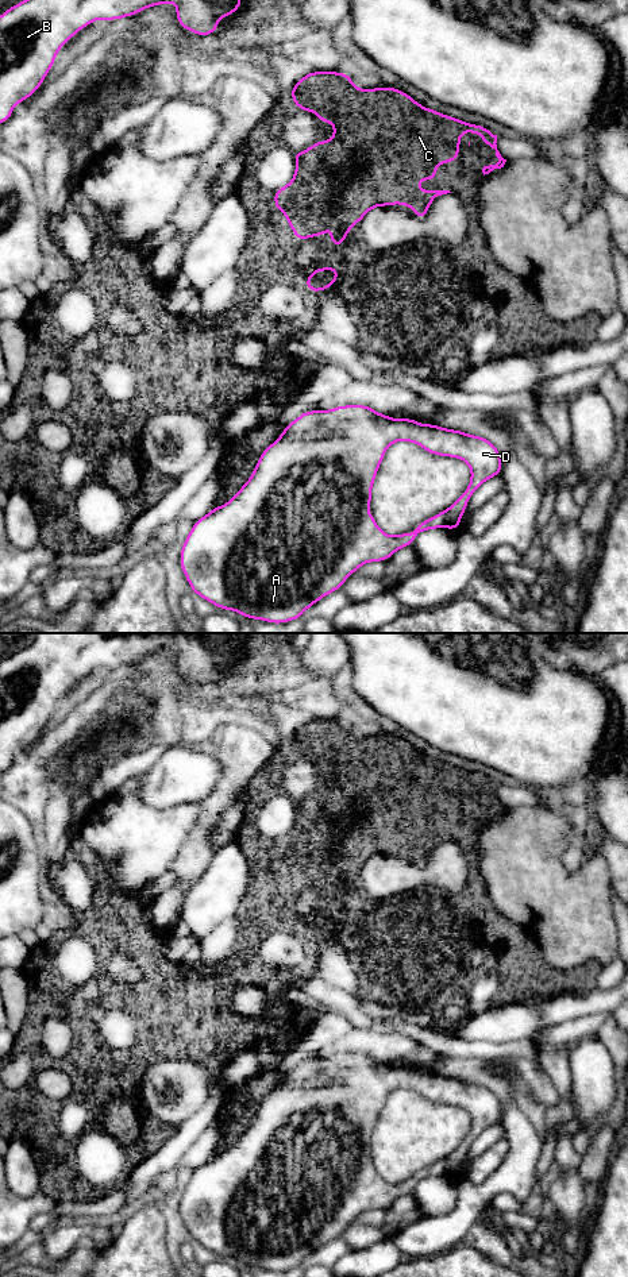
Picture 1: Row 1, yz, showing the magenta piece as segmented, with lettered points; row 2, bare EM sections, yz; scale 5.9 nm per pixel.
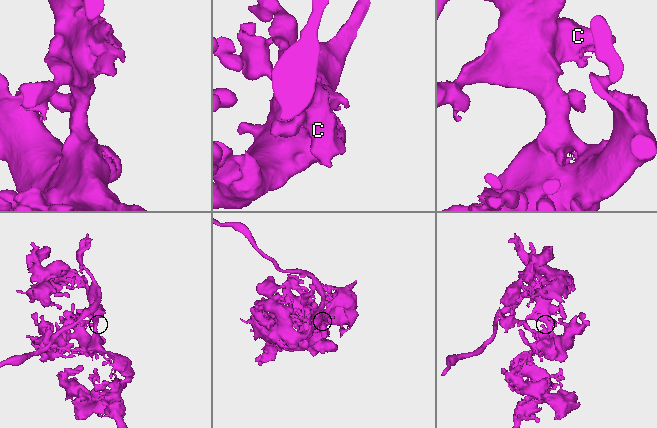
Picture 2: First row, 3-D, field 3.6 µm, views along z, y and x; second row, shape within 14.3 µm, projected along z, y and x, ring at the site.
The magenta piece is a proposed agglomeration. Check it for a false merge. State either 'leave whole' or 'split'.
split

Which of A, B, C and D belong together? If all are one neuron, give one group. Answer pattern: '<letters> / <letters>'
A B D / C

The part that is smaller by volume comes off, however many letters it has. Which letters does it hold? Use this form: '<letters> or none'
C

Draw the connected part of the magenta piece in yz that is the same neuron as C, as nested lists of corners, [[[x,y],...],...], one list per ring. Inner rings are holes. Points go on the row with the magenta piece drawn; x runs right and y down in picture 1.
[[[311,72],[290,88],[290,96],[297,108],[315,113],[319,121],[334,124],[331,140],[319,140],[301,153],[292,153],[296,163],[294,175],[286,186],[273,192],[274,209],[285,213],[285,220],[293,229],[296,240],[325,235],[327,227],[332,221],[334,232],[330,235],[330,240],[335,248],[340,248],[351,227],[361,223],[370,209],[392,204],[405,204],[423,221],[431,202],[438,196],[451,192],[420,190],[416,185],[421,178],[435,181],[438,177],[435,169],[440,163],[458,159],[463,131],[481,134],[482,144],[496,150],[498,162],[483,166],[483,175],[504,167],[506,162],[497,150],[497,135],[485,126],[466,123],[425,108],[396,88],[359,89],[346,72]],[[355,161],[361,163],[359,174],[350,184],[334,190],[336,202],[331,207],[330,174],[347,169]]]

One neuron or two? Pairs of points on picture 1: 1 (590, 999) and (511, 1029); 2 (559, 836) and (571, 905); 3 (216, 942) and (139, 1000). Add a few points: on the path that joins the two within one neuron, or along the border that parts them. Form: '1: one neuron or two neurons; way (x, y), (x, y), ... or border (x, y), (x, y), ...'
1: one neuron; way (570, 1006), (531, 1018)
2: one neuron; way (554, 853), (554, 887)
3: two neurons; border (182, 965), (184, 973), (191, 979), (212, 979)

